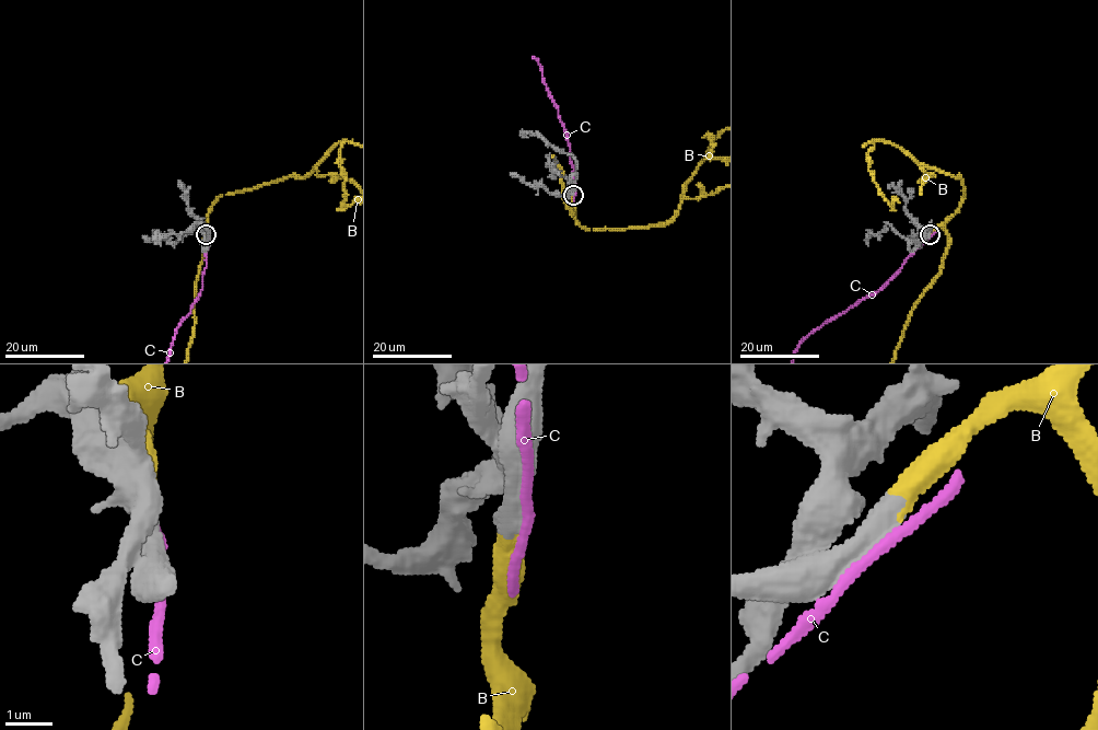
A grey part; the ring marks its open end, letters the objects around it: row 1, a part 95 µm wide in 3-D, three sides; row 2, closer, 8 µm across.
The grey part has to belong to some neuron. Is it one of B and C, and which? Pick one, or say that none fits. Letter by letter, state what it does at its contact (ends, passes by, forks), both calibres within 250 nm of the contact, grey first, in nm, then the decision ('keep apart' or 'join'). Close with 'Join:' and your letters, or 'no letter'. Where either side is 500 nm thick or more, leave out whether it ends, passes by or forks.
B: calibres 600 and 480 nm; join
C: calibres 500 and 200 nm; keep apart
Join: B

